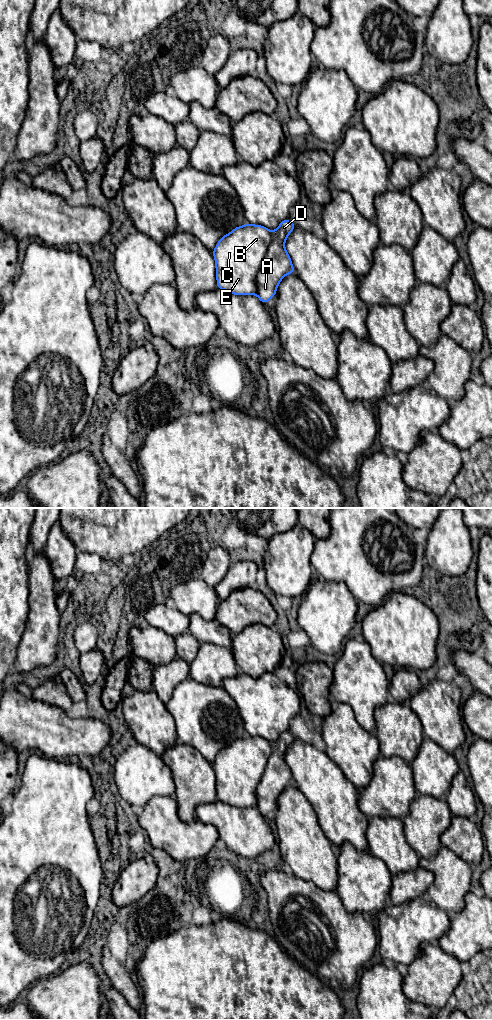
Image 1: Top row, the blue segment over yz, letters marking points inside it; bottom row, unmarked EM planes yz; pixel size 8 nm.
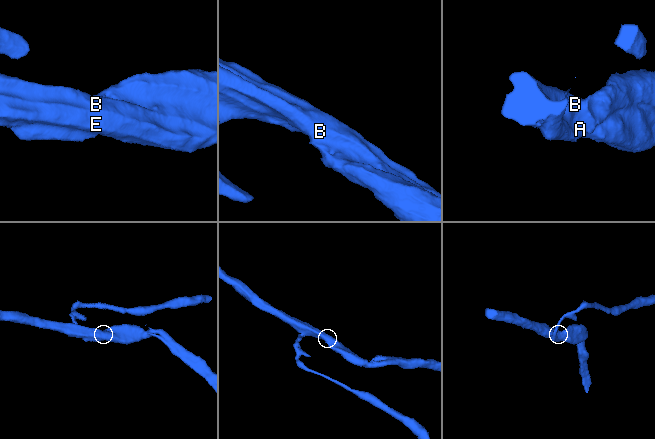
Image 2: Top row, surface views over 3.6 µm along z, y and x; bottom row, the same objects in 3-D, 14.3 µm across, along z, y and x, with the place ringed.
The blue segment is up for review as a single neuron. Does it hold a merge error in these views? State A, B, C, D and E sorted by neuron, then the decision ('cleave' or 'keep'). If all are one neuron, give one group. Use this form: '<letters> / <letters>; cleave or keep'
A B C D E; keep

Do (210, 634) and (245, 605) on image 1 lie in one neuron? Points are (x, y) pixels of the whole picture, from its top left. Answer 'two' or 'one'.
one

